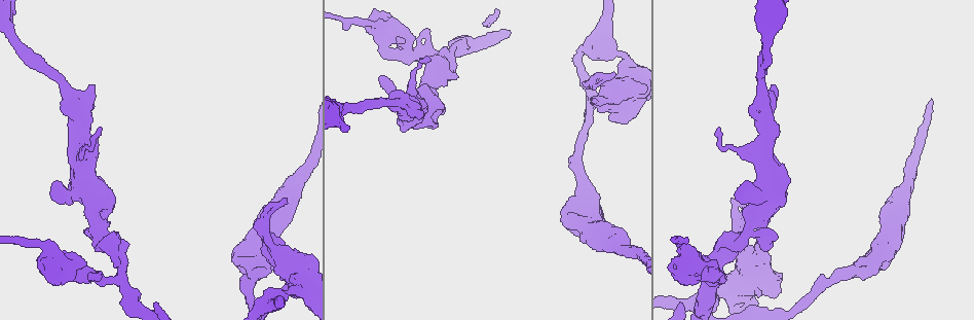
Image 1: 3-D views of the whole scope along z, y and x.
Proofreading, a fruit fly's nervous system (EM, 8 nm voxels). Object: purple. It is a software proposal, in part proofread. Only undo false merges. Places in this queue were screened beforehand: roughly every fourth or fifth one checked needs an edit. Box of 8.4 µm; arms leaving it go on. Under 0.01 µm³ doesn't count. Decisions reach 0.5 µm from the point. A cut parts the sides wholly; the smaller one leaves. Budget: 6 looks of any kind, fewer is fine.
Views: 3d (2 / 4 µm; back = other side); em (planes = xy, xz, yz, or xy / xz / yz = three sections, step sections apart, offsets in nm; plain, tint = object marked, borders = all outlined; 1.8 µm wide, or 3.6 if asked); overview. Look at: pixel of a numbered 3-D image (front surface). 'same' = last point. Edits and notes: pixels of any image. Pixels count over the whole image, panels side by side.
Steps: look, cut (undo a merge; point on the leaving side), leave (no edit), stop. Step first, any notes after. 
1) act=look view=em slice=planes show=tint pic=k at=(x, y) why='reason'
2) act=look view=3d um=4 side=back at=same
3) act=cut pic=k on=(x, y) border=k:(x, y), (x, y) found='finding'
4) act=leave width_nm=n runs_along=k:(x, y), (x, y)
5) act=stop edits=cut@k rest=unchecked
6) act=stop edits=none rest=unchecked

act=look view=3d um=4 side=back pic=1 at=(118, 279) why='arms part here'

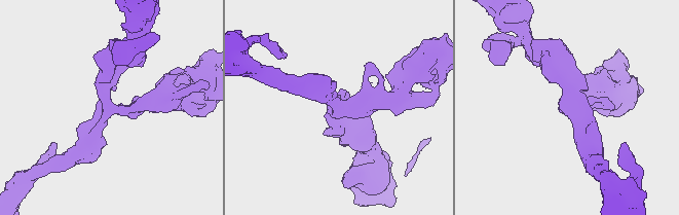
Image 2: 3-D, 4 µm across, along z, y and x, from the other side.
act=look view=em slice=planes show=tint pic=2 at=(112, 106) arms=3 arm_widths_nm=260,300,320

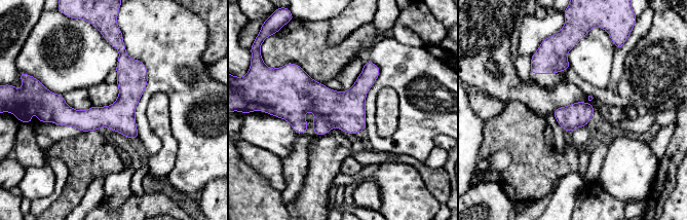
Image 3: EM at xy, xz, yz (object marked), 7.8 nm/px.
act=leave runs_along=3:(377, 70), (346, 101), (281, 105) found='all the same neuron'

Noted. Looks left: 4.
act=look view=3d um=4 pic=1 at=(748, 276) why='calibre changes'

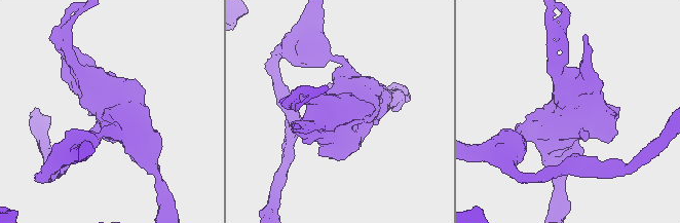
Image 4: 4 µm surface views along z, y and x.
act=look view=em um=3.6 slice=yz step=8 show=tint pic=4 at=(111, 109) why='need the tissue'

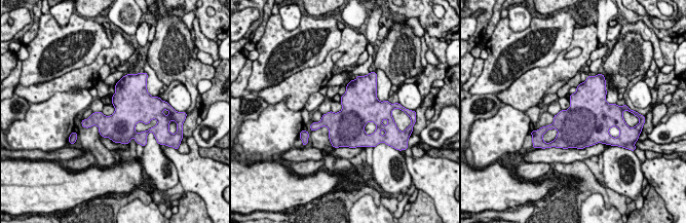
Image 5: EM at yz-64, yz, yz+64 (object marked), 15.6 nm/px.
act=look view=em um=3.6 slice=planes show=tint at=same

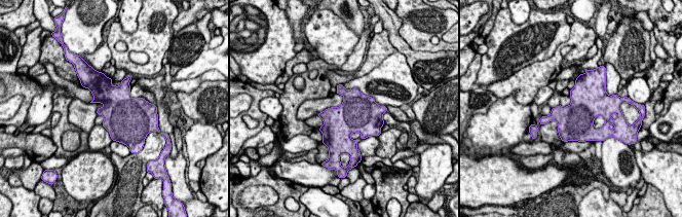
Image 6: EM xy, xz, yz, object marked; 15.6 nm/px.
act=leave found='all the same neuron'

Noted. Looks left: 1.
act=stop edits=none rest=unchecked

